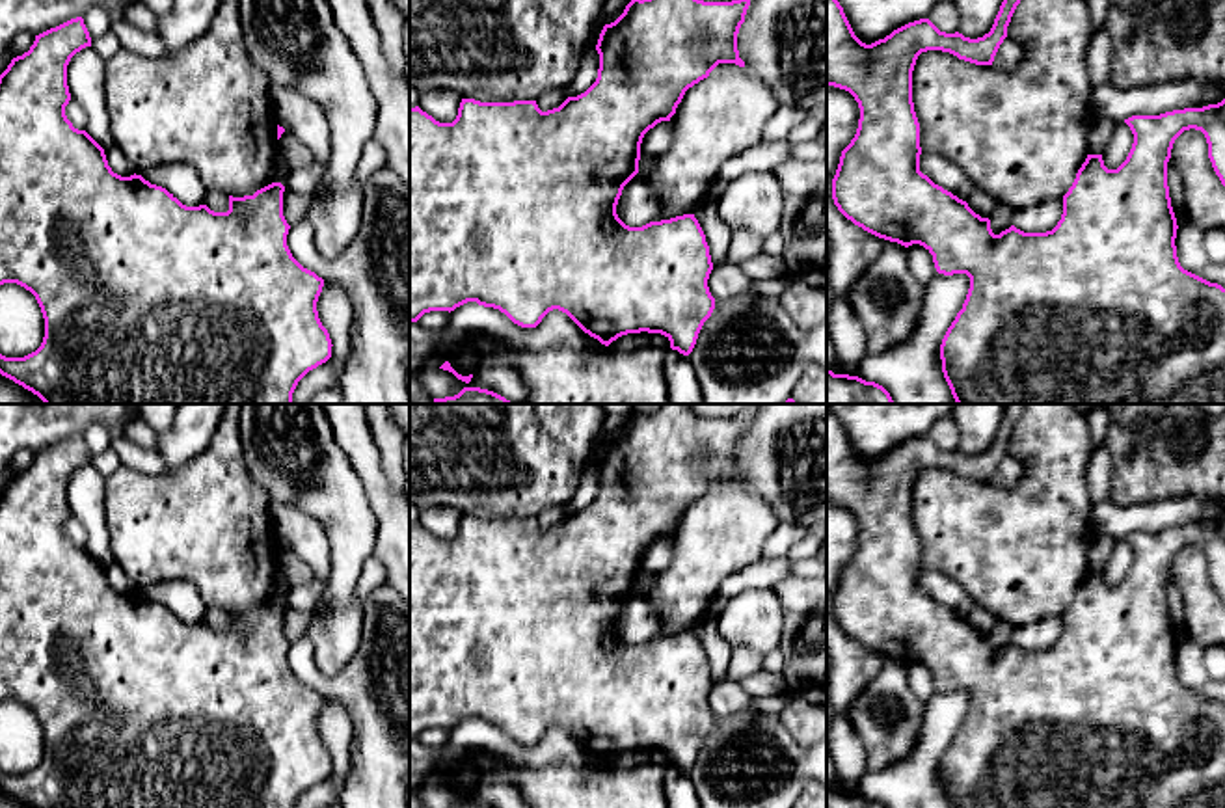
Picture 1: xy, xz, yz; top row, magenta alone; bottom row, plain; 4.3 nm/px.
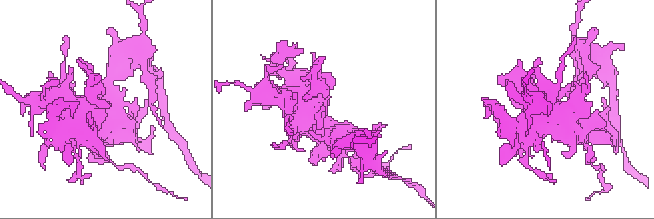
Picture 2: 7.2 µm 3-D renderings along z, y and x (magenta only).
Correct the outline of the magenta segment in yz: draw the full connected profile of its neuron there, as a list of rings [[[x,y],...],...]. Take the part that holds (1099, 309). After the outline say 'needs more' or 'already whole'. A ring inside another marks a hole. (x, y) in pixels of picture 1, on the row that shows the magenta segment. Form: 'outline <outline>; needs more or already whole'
outline [[[827,0],[827,86],[849,91],[860,108],[856,134],[841,151],[832,179],[834,205],[879,238],[905,248],[923,246],[938,274],[970,277],[962,309],[940,344],[942,372],[957,404],[1225,404],[1225,289],[1180,266],[1175,246],[1178,225],[1167,186],[1173,143],[1190,128],[1205,134],[1208,158],[1225,186],[1225,99],[1203,108],[1124,119],[1134,134],[1126,160],[1108,169],[1102,155],[1087,155],[1063,195],[1061,220],[1046,233],[1024,233],[1011,225],[994,235],[989,218],[920,171],[920,123],[912,102],[918,56],[942,50],[976,65],[992,65],[1018,4],[1003,0],[990,32],[977,39],[940,32],[929,19],[920,19],[866,45],[855,35],[840,2]]]; already whole

